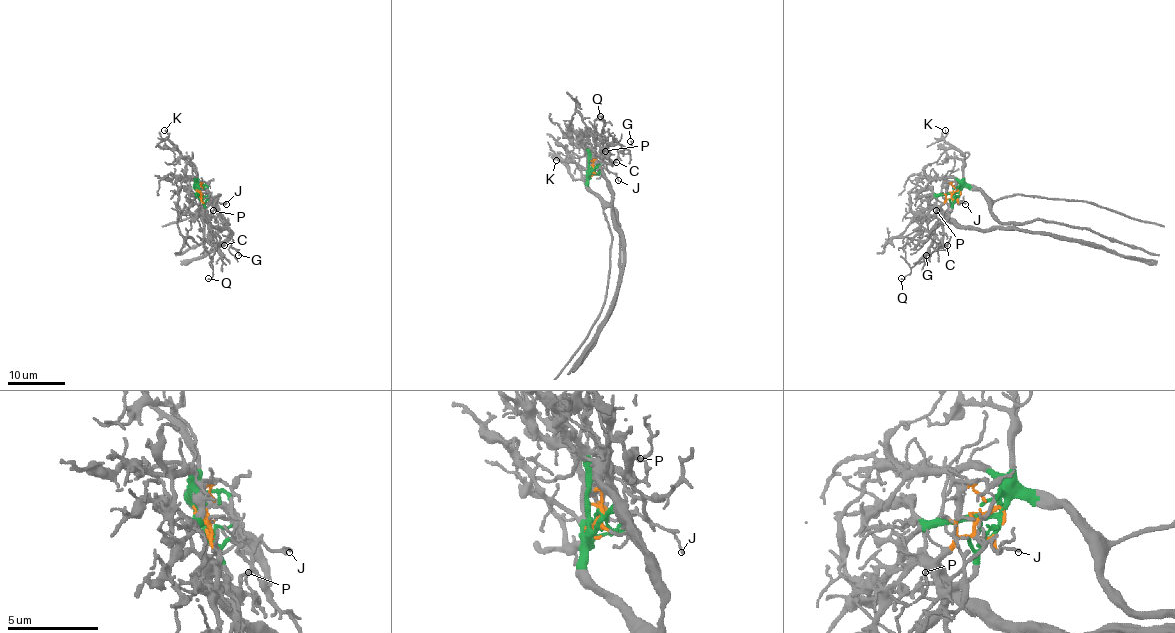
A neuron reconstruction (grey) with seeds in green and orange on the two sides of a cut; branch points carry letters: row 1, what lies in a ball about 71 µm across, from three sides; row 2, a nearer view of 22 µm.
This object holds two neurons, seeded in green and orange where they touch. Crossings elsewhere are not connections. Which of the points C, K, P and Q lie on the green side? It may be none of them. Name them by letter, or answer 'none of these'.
K

